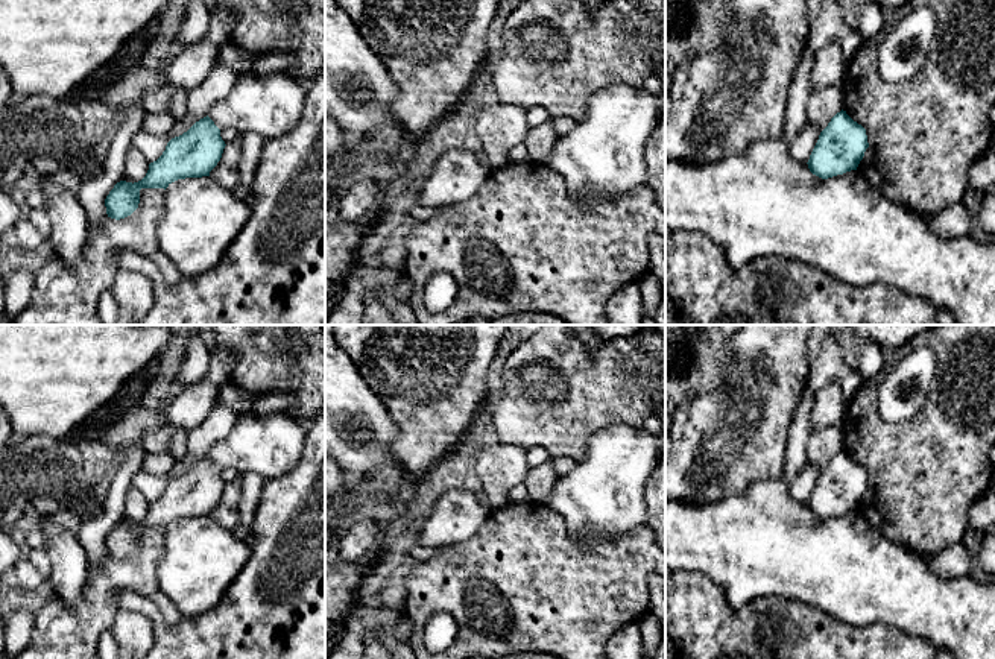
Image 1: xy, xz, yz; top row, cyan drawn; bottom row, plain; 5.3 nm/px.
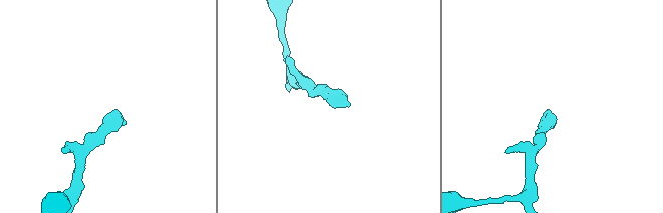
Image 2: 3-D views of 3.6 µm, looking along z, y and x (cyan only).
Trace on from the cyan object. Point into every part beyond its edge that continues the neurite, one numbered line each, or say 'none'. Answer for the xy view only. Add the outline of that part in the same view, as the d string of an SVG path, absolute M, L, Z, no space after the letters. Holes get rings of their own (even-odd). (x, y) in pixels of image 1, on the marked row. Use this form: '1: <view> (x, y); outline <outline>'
1: xy (271, 105); outline M251 70L238 74L234 88L210 109L208 117L219 129L276 138L298 125L305 97L304 84L289 73L258 76Z

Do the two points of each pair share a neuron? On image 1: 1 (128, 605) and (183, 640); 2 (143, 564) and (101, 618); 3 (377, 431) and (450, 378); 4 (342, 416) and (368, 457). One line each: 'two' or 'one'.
1: one
2: one
3: two
4: one

